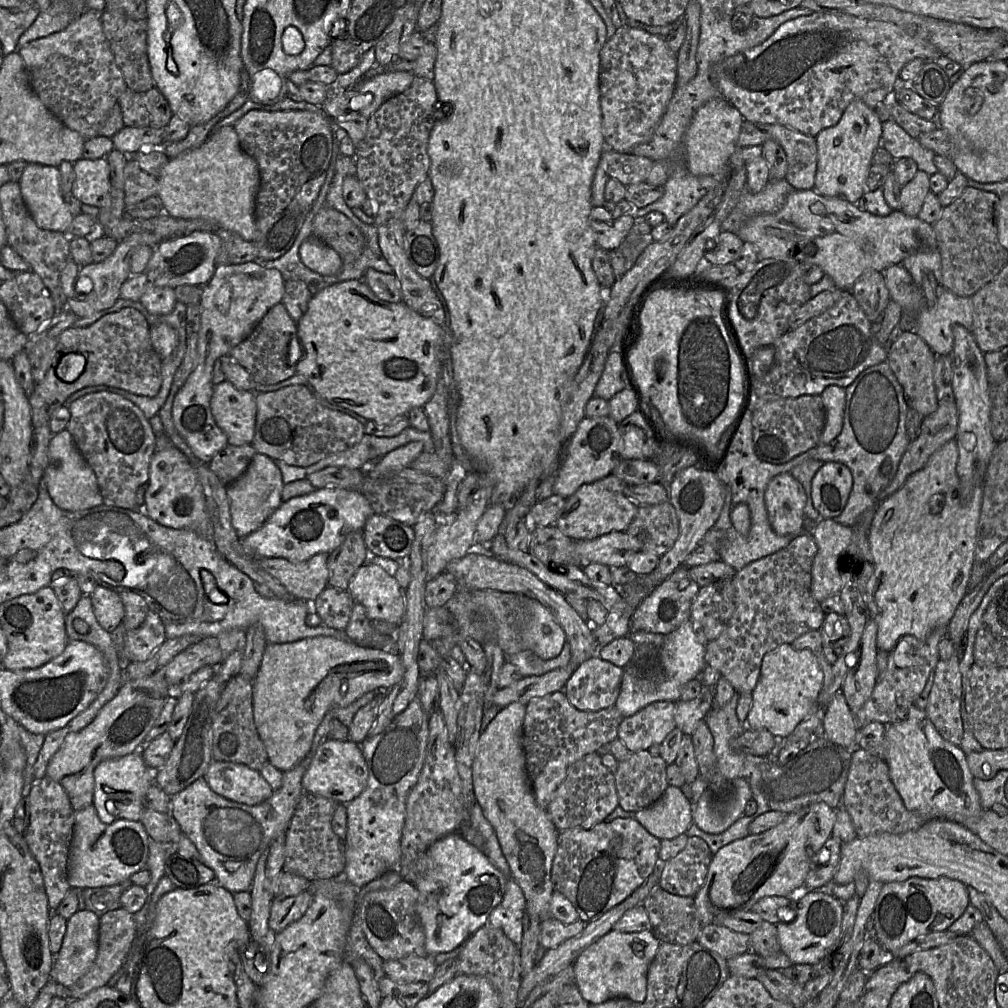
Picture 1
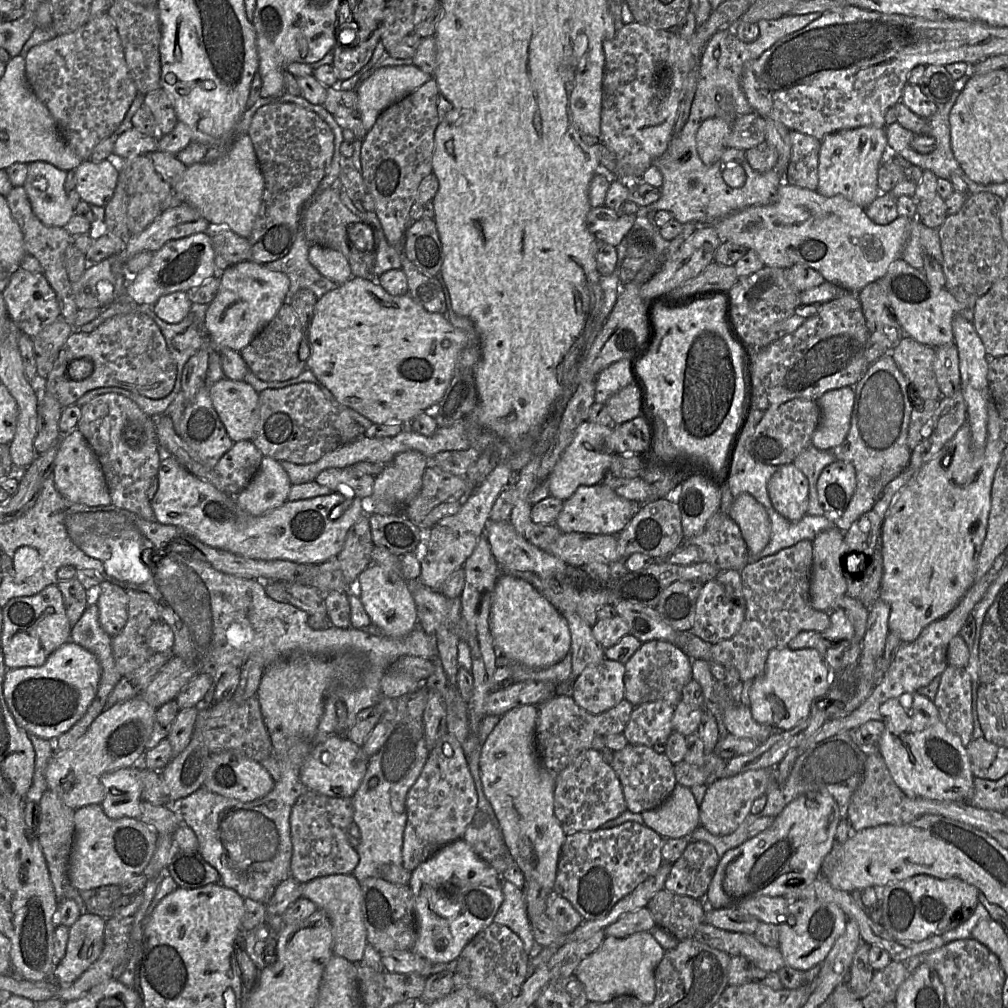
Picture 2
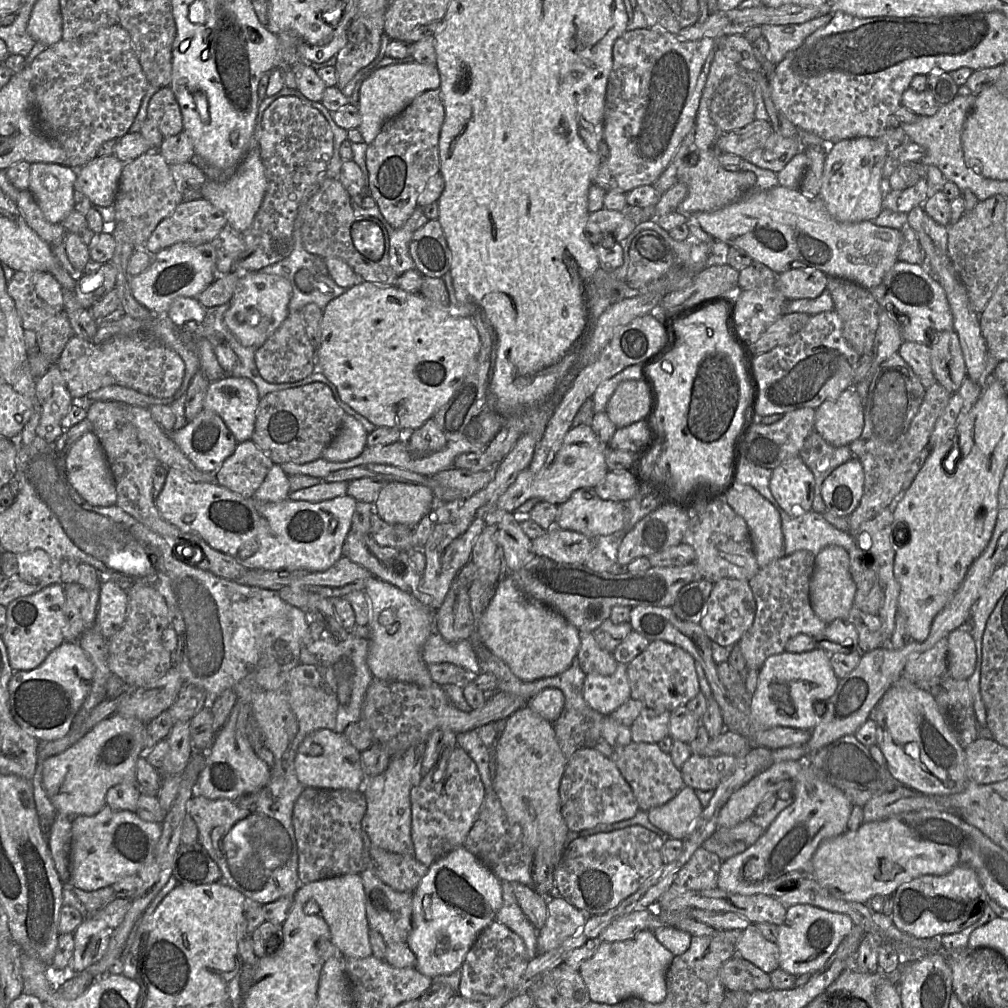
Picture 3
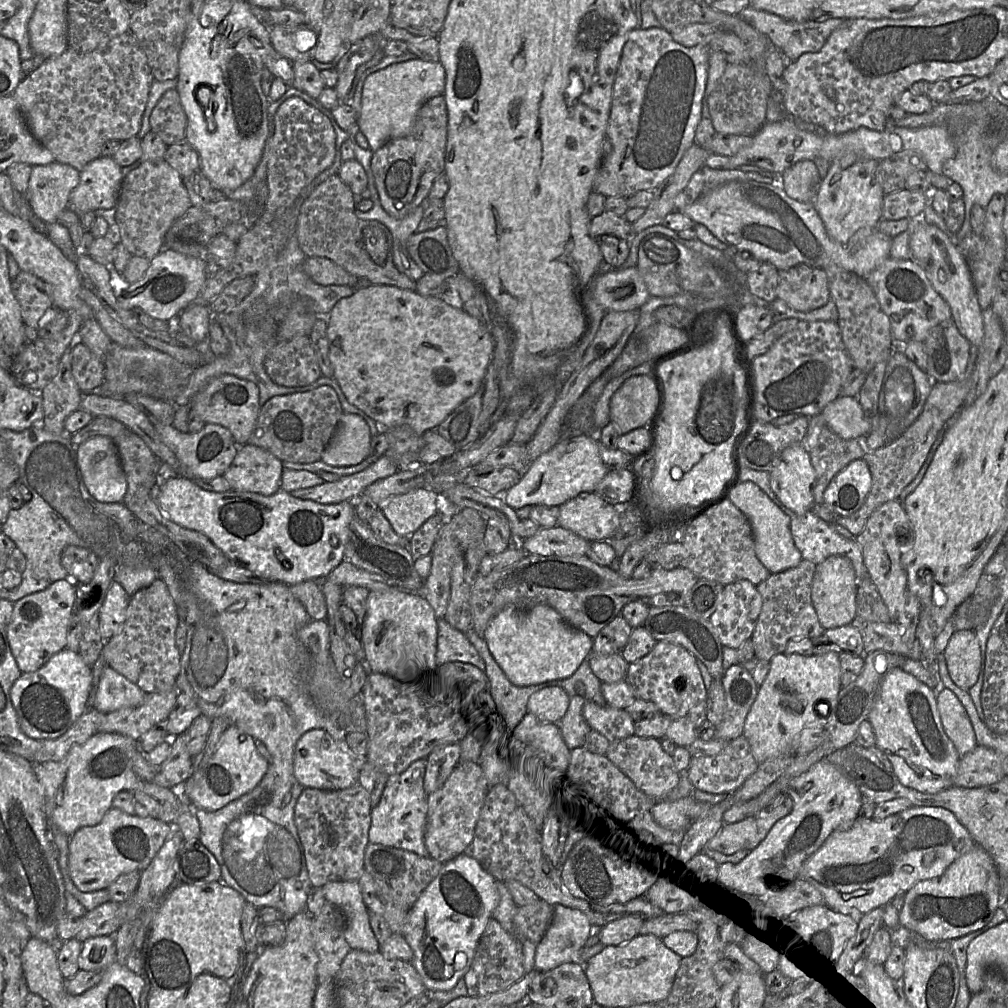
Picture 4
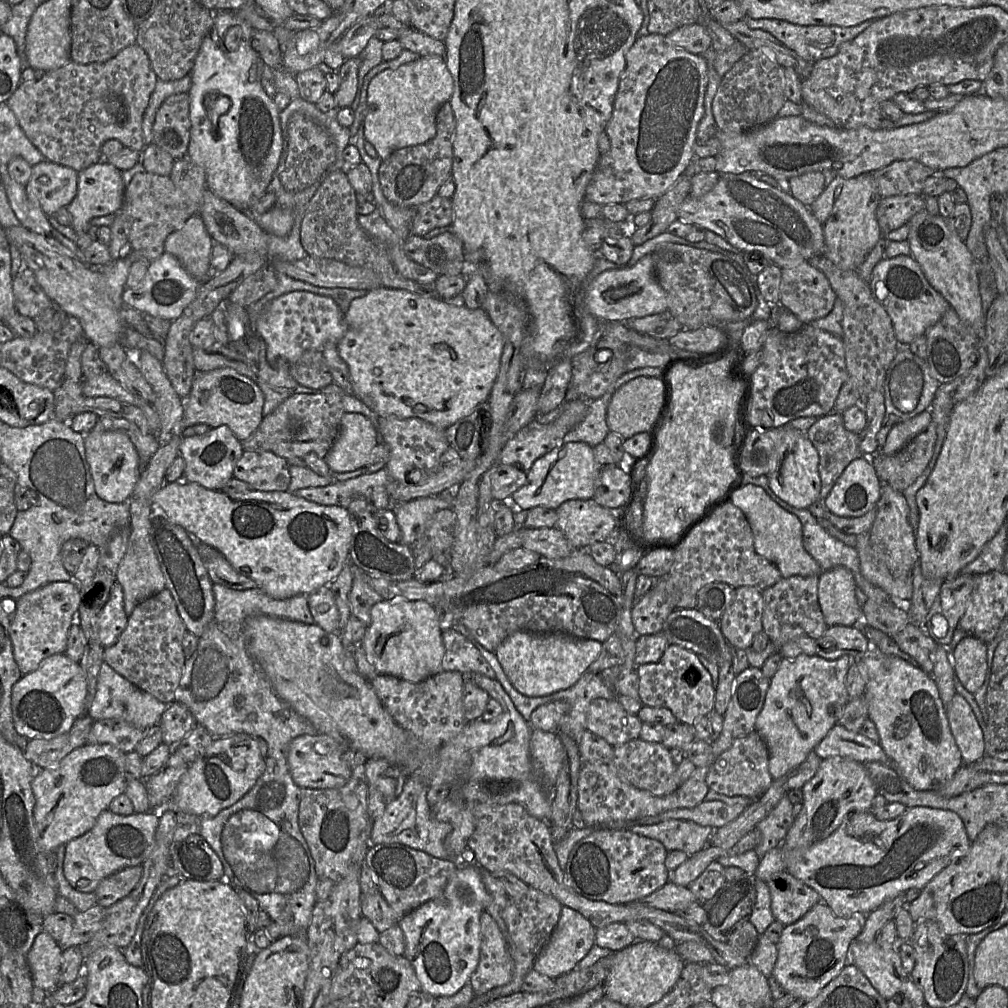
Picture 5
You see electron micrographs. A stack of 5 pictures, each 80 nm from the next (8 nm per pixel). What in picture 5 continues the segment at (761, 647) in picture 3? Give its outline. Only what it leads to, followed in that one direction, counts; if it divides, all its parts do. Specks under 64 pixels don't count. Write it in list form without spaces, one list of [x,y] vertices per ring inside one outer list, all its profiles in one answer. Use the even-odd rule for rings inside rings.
[[[818,576],[782,578],[775,585],[763,590],[762,597],[764,602],[762,630],[768,635],[770,643],[777,647],[778,652],[783,645],[792,639],[808,636],[816,640],[828,629],[818,600]]]

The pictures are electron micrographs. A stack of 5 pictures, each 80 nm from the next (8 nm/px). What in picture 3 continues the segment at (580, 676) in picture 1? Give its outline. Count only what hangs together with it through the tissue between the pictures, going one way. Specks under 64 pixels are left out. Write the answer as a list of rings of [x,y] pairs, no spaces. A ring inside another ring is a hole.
[[[619,664],[609,676],[586,675],[582,696],[585,702],[602,715],[609,715],[630,699],[631,689],[626,672],[627,666]]]

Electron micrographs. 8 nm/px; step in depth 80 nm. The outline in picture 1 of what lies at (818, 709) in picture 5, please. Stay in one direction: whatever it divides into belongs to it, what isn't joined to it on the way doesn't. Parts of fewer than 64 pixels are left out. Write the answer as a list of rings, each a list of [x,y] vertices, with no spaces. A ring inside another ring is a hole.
[[[788,643],[775,647],[763,657],[745,726],[754,730],[767,729],[776,738],[785,739],[808,716],[822,685],[823,672],[810,650],[797,650]]]

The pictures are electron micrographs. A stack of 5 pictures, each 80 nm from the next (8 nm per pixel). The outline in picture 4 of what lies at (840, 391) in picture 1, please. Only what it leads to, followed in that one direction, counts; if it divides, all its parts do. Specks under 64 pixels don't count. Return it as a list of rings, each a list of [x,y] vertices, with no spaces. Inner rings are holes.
[[[839,395],[824,407],[820,415],[843,439],[863,439],[871,431],[871,424],[857,397]]]

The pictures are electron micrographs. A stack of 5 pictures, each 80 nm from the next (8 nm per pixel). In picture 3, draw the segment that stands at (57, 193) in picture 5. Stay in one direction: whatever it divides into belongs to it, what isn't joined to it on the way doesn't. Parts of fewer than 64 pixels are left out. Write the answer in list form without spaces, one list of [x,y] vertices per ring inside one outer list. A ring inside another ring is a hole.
[[[55,163],[30,165],[28,190],[50,223],[61,223],[74,210],[77,170]]]

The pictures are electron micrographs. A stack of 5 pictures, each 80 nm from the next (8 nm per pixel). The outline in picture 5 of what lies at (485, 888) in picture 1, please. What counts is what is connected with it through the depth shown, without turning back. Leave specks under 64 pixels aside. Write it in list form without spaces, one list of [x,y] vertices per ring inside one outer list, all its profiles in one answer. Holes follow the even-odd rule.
[[[476,864],[459,866],[448,880],[443,894],[427,901],[399,919],[405,939],[405,957],[411,962],[421,990],[438,996],[457,993],[476,970],[481,946],[481,914],[491,897]]]

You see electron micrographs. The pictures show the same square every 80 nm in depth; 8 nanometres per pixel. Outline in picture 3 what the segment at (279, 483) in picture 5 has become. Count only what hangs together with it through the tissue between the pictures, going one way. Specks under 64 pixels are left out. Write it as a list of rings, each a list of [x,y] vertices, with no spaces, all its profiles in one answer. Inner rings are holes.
[[[247,440],[237,444],[233,454],[223,462],[215,473],[215,481],[218,485],[234,493],[244,497],[251,497],[260,487],[273,464],[274,462],[252,440]]]

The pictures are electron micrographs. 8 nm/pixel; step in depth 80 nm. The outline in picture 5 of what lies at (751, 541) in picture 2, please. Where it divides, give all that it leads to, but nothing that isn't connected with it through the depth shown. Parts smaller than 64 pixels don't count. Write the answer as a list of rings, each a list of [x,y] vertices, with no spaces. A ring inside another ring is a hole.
[[[745,484],[736,490],[731,502],[744,513],[750,524],[755,551],[775,564],[783,578],[819,576],[822,569],[803,546],[802,524],[797,516],[783,509],[761,486],[754,484]]]

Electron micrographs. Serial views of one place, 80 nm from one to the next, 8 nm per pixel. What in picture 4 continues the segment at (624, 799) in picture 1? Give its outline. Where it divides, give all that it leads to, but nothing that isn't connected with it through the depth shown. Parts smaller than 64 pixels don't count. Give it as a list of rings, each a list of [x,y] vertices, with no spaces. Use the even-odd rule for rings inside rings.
[[[630,736],[618,742],[610,743],[606,757],[620,769],[644,794],[664,800],[678,785],[681,772],[676,768],[671,755],[664,751],[661,742],[654,738]]]

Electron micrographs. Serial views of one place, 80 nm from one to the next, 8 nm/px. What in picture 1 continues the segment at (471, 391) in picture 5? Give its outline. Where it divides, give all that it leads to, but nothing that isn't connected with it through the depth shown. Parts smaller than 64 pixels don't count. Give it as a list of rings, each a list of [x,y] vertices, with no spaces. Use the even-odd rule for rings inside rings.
[[[350,279],[334,283],[312,295],[307,311],[296,322],[297,336],[302,345],[303,354],[297,362],[296,374],[304,376],[329,403],[347,408],[369,421],[389,423],[415,407],[423,407],[435,392],[437,381],[441,375],[441,360],[439,352],[443,341],[443,329],[433,320],[423,317],[408,307],[404,302],[386,302],[378,298],[362,279]]]

